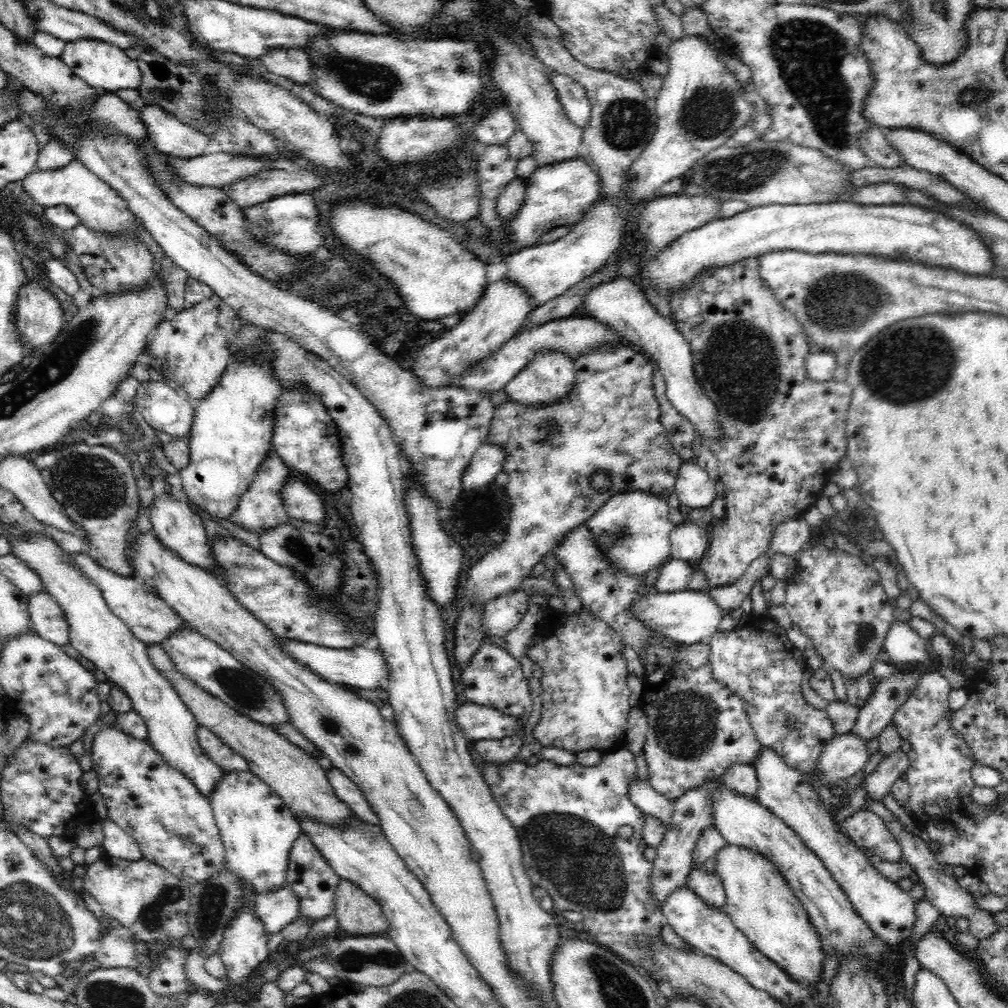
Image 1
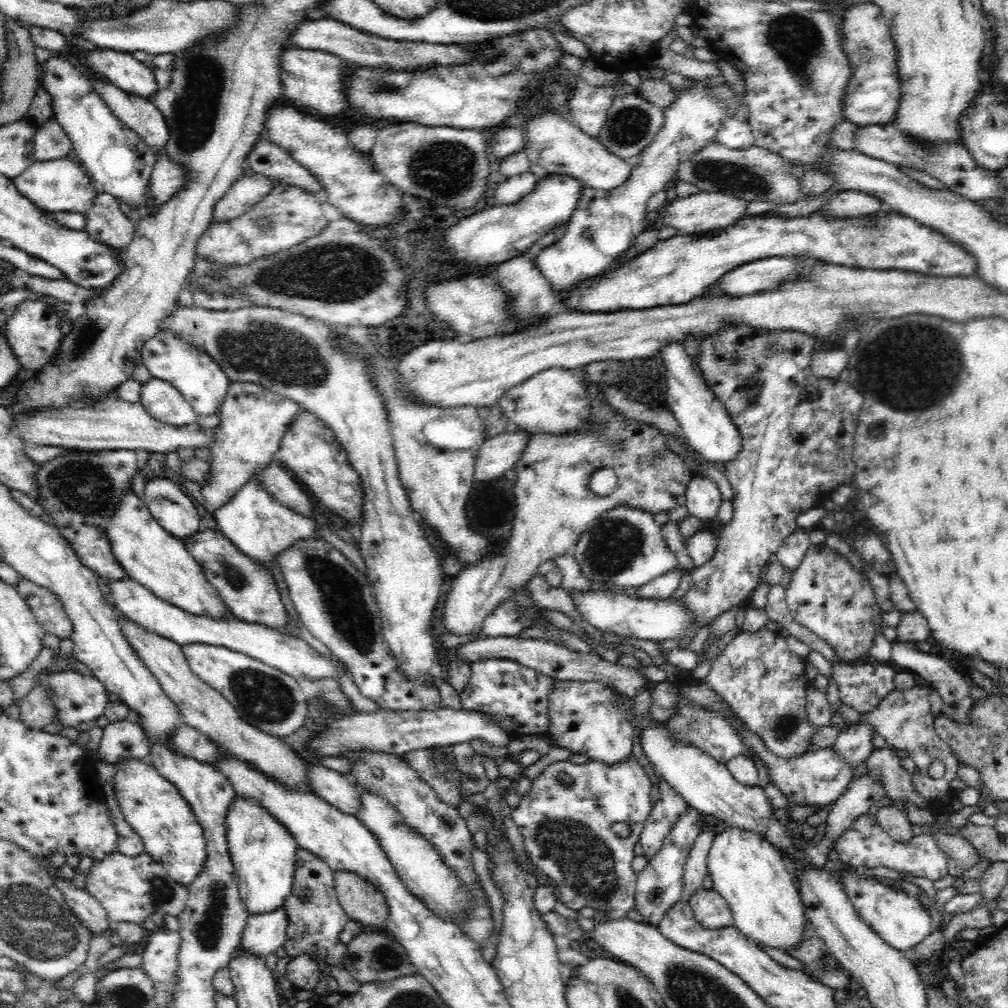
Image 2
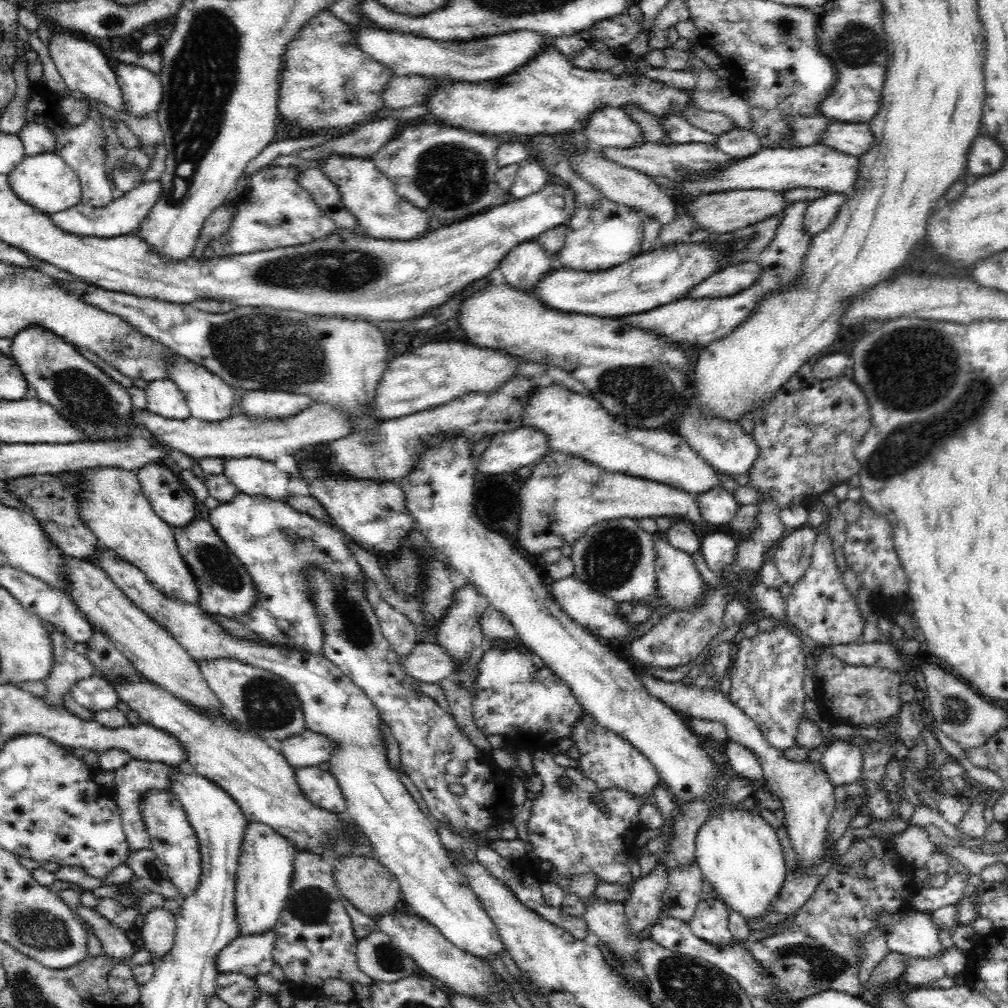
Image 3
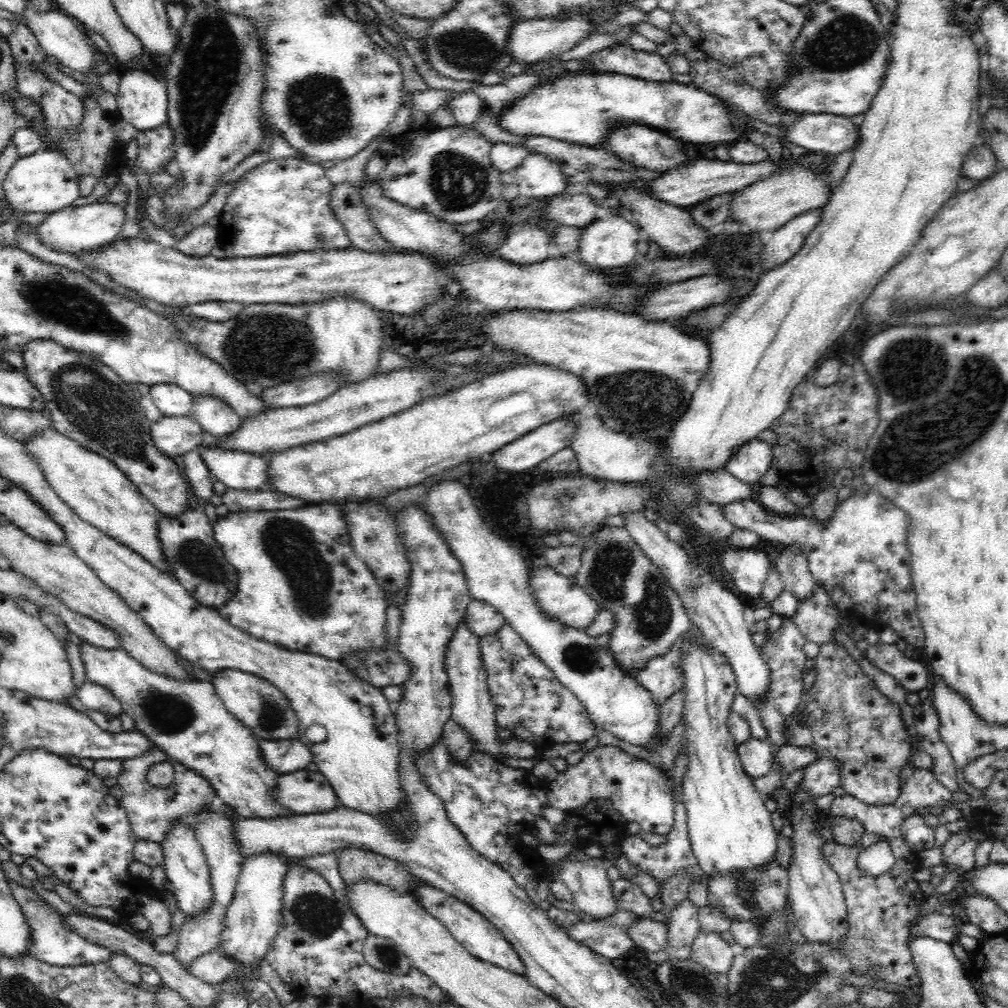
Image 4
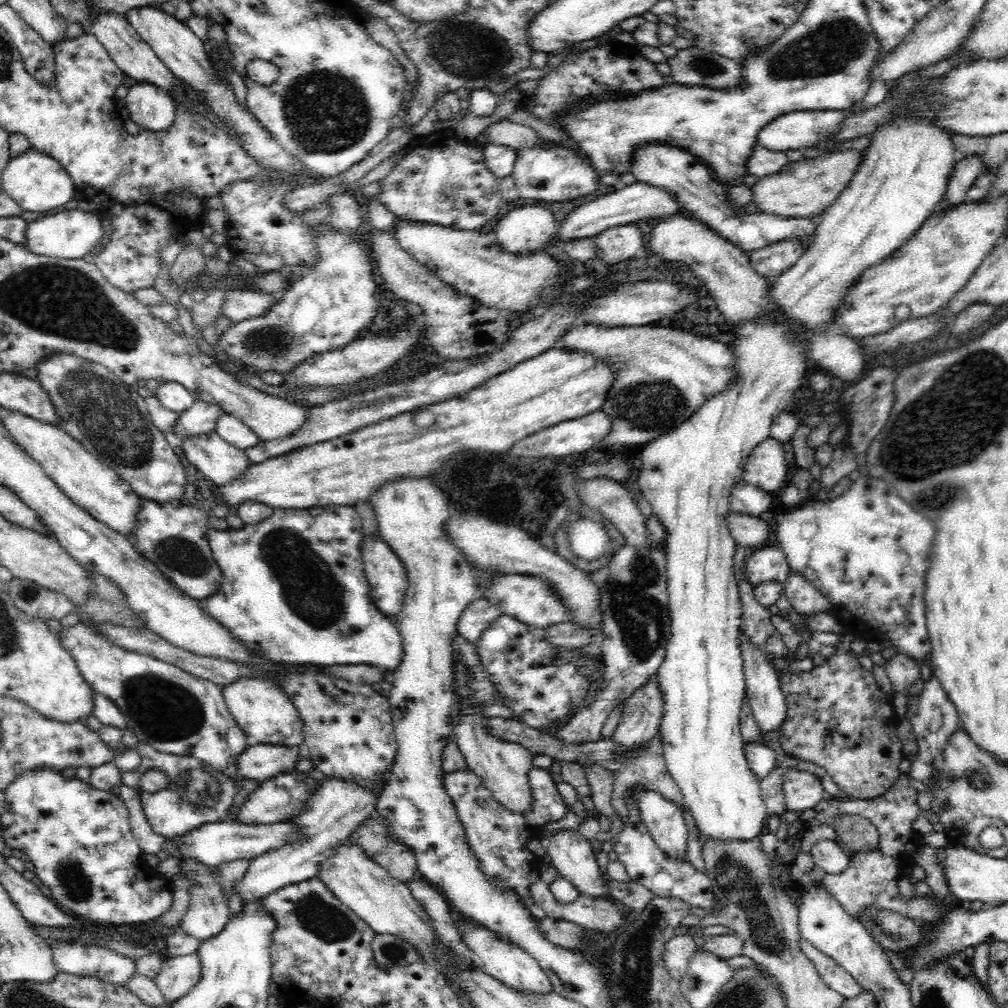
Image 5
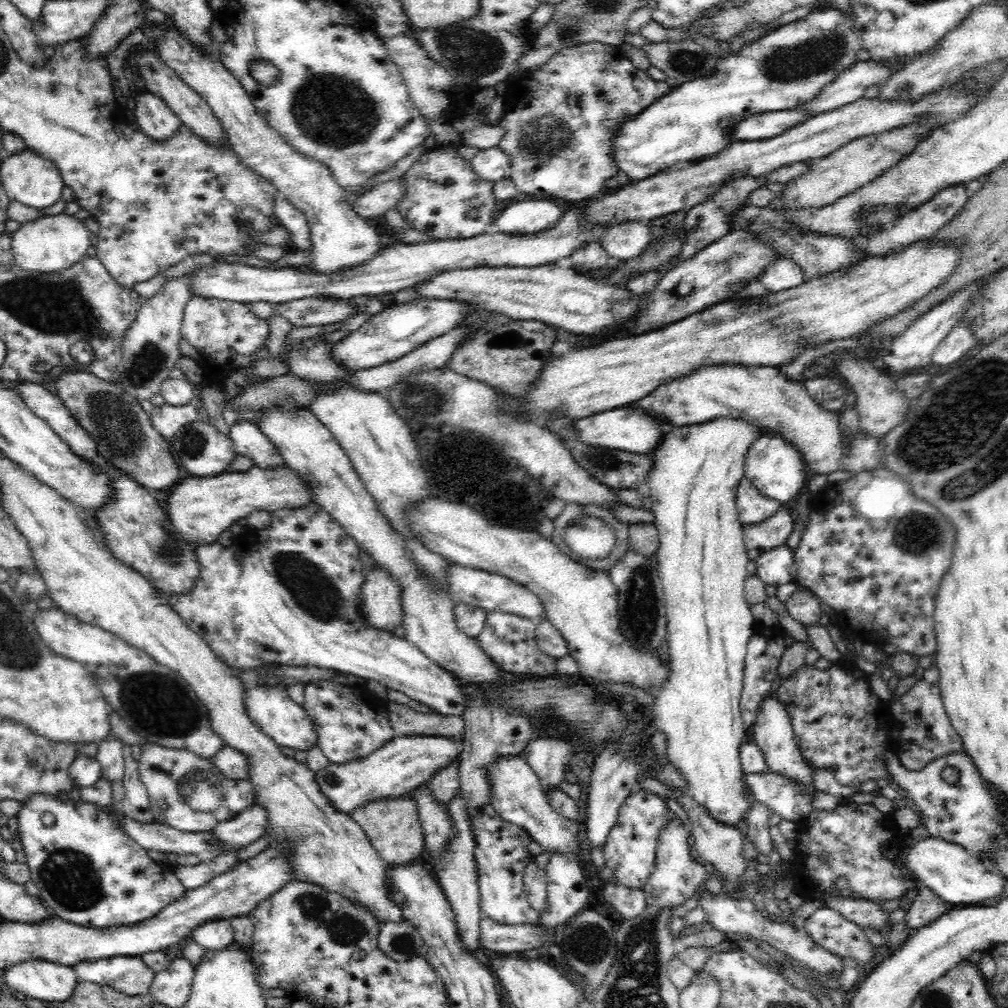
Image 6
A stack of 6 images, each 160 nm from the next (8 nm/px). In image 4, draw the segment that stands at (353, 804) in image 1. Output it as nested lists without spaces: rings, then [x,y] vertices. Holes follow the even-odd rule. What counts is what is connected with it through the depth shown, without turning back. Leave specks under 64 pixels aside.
[[[308,769],[280,775],[275,801],[296,815],[323,813],[340,806],[325,776]]]

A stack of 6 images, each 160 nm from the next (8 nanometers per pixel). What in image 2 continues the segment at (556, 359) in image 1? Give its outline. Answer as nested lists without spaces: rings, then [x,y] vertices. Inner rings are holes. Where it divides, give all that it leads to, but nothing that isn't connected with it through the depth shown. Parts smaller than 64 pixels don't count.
[[[553,367],[540,371],[518,386],[506,390],[496,404],[508,418],[508,422],[517,424],[525,432],[545,432],[546,434],[564,434],[584,426],[590,410],[590,399],[584,391],[581,374],[578,370]]]

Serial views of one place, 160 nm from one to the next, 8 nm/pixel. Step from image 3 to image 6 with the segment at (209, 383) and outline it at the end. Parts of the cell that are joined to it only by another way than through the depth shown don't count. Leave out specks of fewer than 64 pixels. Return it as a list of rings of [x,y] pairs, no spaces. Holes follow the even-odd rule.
[[[236,420],[229,426],[228,436],[233,444],[234,452],[251,458],[253,464],[260,468],[268,468],[268,466],[272,468],[272,466],[285,464],[276,447],[254,423]]]

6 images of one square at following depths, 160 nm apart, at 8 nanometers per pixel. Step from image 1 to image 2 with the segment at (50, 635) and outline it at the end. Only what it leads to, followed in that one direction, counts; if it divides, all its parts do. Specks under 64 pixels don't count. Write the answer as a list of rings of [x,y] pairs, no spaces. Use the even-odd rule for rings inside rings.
[[[25,580],[15,586],[18,594],[25,599],[35,620],[47,635],[61,639],[69,639],[72,635],[72,622],[68,619],[60,600],[50,592]]]

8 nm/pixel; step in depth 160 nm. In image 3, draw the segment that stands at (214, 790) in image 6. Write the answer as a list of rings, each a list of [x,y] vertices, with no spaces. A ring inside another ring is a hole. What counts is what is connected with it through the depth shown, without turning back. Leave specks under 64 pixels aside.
[[[132,759],[128,764],[113,771],[114,786],[112,787],[113,791],[110,798],[118,805],[122,830],[124,831],[124,835],[126,835],[129,853],[136,853],[140,850],[149,849],[148,831],[144,829],[142,815],[140,815],[140,805],[138,805],[140,796],[142,796],[144,792],[152,790],[152,788],[159,788],[160,790],[162,790],[162,788],[170,789],[168,774],[172,774],[172,770],[174,770],[174,767],[161,762]]]

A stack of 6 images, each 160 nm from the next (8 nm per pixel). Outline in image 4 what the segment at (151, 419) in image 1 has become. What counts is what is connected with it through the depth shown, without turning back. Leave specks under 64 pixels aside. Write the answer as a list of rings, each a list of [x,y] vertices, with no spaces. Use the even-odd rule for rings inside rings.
[[[155,384],[150,388],[150,398],[164,417],[190,416],[192,395],[175,384]]]

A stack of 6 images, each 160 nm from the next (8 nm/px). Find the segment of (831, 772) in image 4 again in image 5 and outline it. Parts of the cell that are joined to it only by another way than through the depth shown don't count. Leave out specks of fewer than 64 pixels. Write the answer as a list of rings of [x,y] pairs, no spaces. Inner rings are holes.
[[[790,771],[783,786],[789,810],[810,809],[823,799],[822,779],[809,771]]]

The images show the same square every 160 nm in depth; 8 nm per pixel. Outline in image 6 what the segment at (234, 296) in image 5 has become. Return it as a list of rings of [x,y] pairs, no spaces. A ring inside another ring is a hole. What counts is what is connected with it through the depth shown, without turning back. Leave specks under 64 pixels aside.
[[[300,298],[270,303],[272,314],[286,318],[293,326],[318,326],[344,320],[348,314],[356,314],[352,302],[331,298]]]

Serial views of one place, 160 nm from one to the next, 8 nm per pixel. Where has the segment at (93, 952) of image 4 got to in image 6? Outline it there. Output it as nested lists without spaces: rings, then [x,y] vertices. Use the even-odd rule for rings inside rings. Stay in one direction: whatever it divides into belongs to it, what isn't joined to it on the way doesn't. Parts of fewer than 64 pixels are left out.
[[[114,956],[100,960],[82,960],[69,968],[76,971],[77,982],[111,986],[132,996],[148,992],[155,972],[140,957]]]

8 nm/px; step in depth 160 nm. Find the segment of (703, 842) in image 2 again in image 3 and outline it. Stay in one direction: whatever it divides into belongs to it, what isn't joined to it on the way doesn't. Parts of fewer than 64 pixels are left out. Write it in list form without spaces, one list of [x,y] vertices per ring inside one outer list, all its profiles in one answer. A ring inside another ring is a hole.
[[[696,861],[671,870],[669,872],[668,888],[663,896],[664,908],[662,916],[673,916],[684,922],[689,922],[692,914],[694,914],[694,910],[696,910],[696,906],[698,906],[697,902],[702,900],[702,884],[704,881],[705,878]]]

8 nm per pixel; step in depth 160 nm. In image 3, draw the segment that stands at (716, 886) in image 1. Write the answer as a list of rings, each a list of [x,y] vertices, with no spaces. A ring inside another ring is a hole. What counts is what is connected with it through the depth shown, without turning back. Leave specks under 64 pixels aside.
[[[720,898],[699,900],[689,925],[698,938],[714,946],[726,946],[733,939],[729,929],[729,910]]]

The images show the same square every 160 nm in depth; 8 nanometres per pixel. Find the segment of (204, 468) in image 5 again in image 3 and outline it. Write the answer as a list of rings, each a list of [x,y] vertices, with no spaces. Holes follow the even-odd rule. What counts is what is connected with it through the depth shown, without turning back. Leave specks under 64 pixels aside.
[[[233,458],[225,460],[223,474],[244,494],[268,497],[287,502],[290,475],[278,469],[275,463],[261,458]]]

